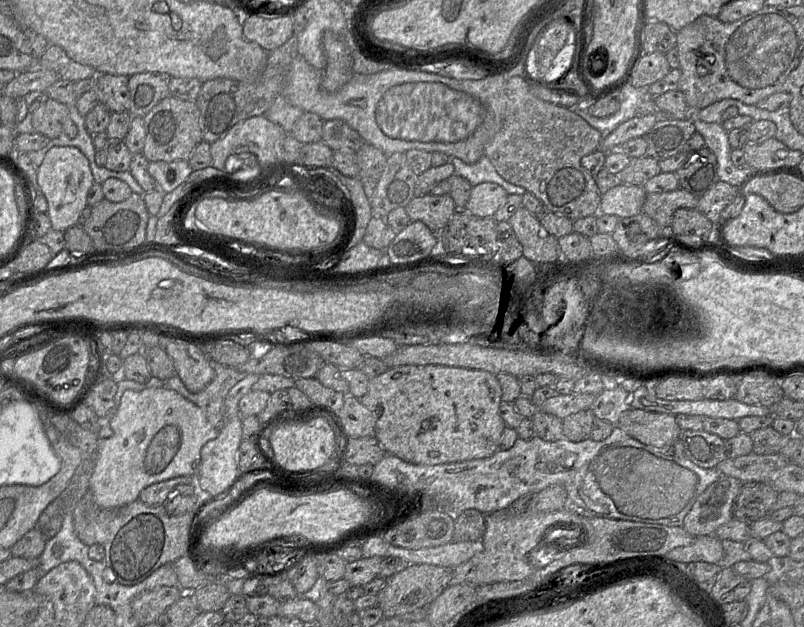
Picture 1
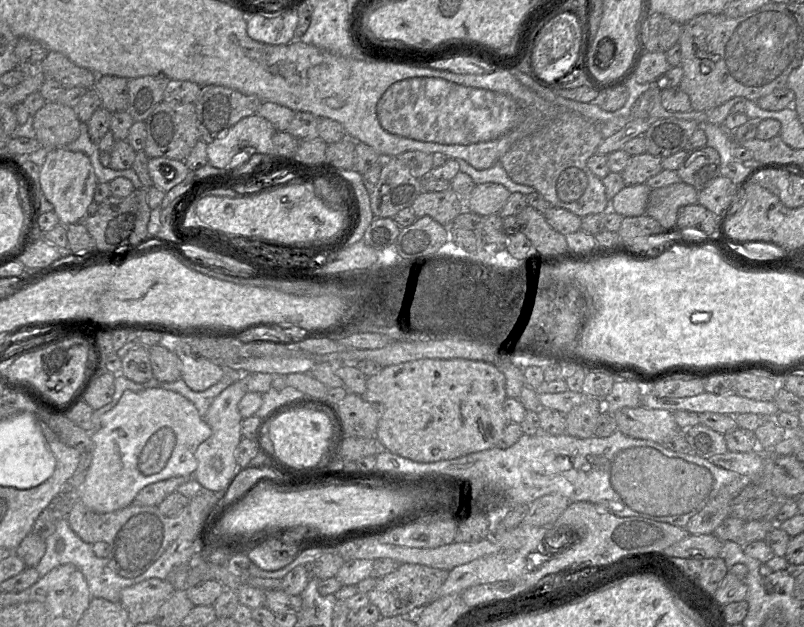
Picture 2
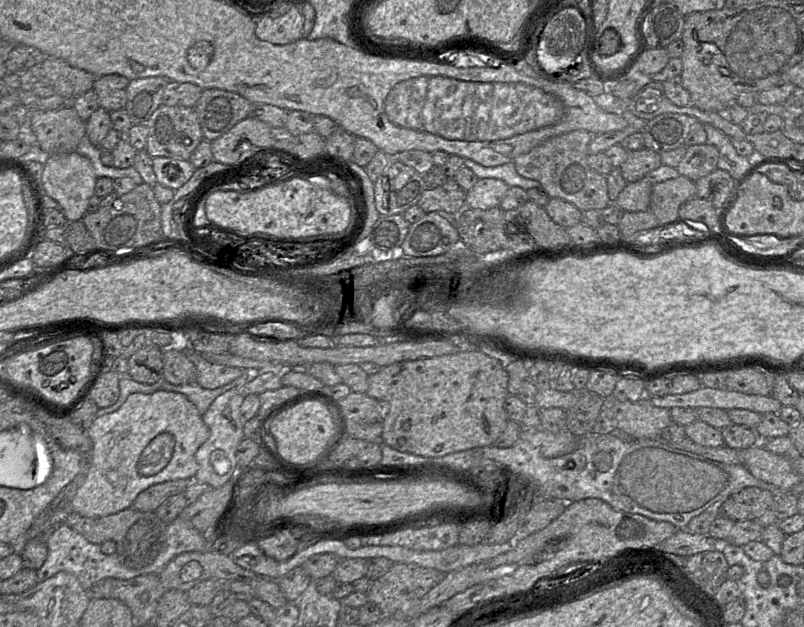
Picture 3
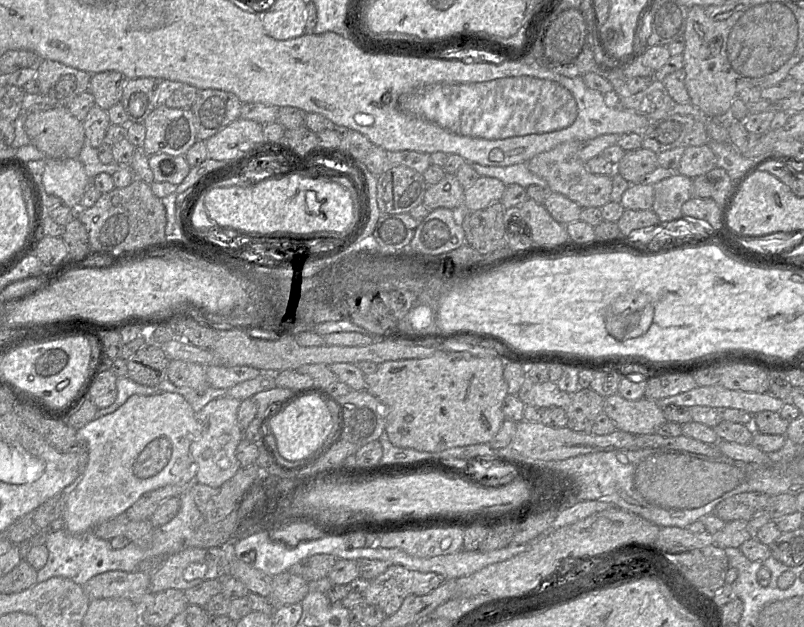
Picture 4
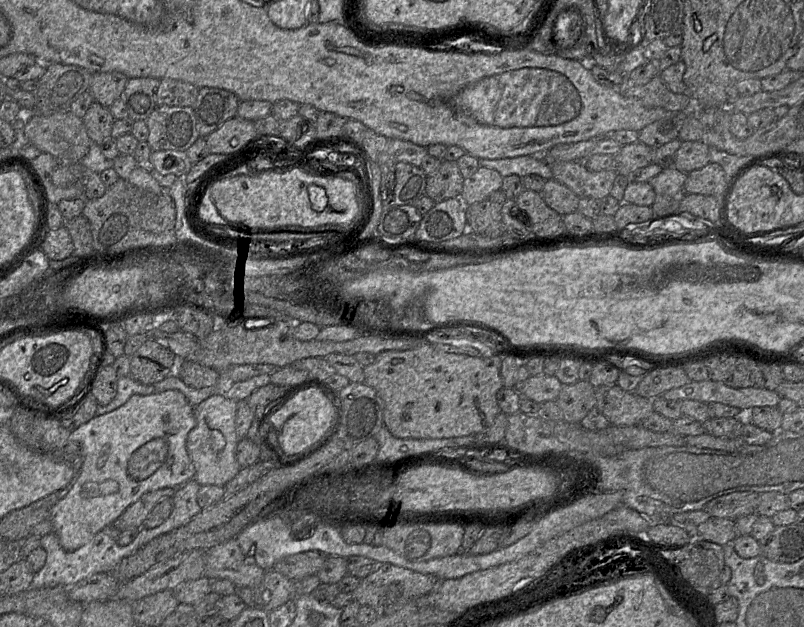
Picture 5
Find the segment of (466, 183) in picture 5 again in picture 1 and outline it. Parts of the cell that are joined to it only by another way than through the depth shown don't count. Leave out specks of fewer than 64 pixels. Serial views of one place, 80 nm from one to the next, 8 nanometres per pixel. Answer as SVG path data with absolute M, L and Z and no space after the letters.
M481 183L472 188L464 210L480 218L490 218L505 205L508 196L508 192L495 183Z

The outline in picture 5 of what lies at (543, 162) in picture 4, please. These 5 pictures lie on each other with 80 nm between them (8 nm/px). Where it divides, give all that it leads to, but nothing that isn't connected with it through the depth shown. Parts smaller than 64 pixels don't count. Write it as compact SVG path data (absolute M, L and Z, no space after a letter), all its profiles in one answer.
M583 161L548 163L552 178L569 188L579 198L594 198L600 200L610 195L614 180L617 176L615 169L593 172L588 170Z

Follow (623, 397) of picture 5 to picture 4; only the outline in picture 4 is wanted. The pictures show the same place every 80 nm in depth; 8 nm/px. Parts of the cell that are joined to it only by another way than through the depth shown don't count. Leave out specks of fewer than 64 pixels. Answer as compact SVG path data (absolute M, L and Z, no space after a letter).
M618 393L605 398L604 412L618 430L633 434L654 434L667 421L656 401L645 397L627 400Z

